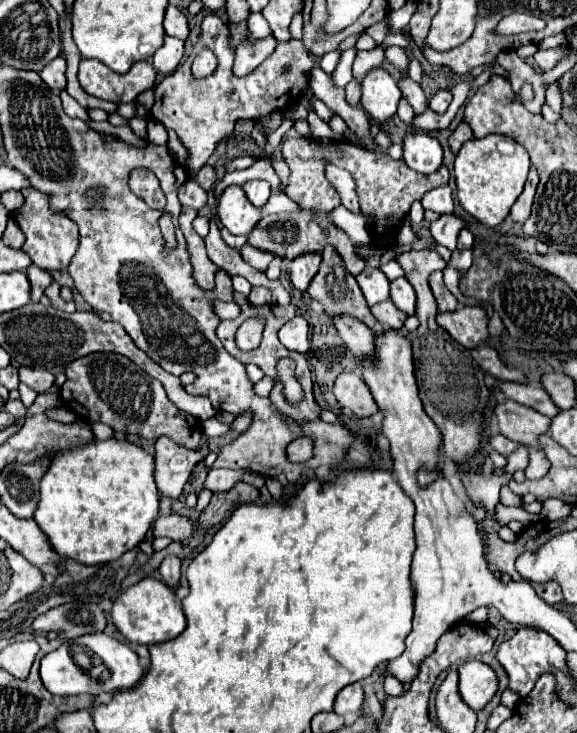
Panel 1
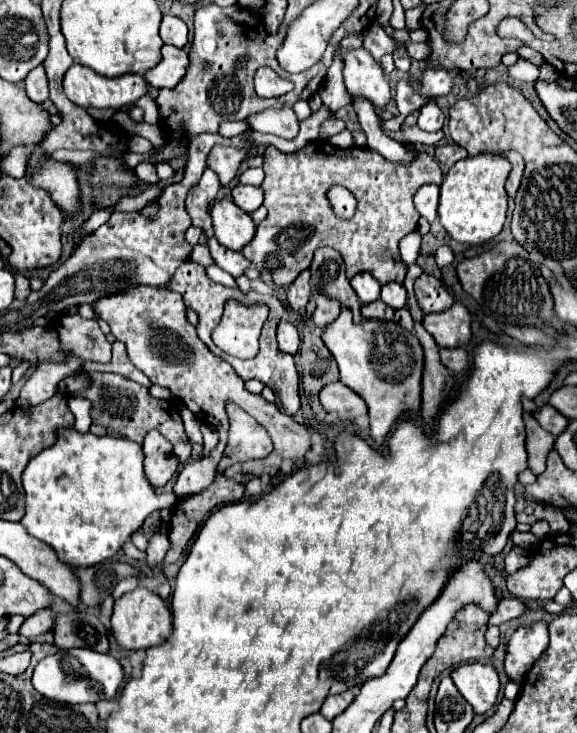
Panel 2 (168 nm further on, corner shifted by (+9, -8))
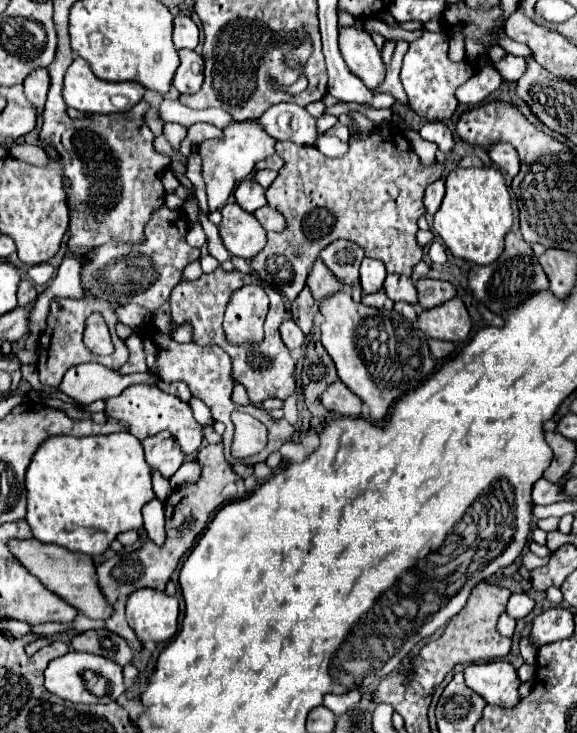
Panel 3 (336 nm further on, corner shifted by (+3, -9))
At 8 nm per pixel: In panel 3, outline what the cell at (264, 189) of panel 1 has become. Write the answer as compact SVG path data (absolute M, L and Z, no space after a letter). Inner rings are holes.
M245 178L237 190L235 190L235 200L237 204L247 210L247 212L255 212L257 208L265 206L267 200L265 200L265 188L261 184L257 184L255 180L251 178Z

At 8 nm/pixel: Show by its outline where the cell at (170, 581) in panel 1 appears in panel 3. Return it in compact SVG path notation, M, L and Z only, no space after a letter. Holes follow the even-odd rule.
M153 500L145 504L143 508L143 528L151 542L157 546L163 546L165 542L165 514L163 514L163 502Z

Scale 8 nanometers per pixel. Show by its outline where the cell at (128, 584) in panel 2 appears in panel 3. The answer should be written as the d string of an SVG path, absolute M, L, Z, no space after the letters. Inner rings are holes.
M123 598L113 604L113 616L107 618L107 628L111 632L117 632L119 636L123 636L133 646L133 650L141 648L141 642L137 640L137 636L133 636L133 630L129 628L129 624L125 620L125 600Z

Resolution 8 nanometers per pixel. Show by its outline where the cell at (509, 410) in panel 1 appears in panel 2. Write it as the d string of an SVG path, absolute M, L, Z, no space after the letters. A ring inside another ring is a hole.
M529 413L523 415L525 419L525 427L527 427L527 453L529 453L529 469L535 475L541 475L545 471L545 461L547 455L553 451L555 445L555 437L545 431L537 419Z

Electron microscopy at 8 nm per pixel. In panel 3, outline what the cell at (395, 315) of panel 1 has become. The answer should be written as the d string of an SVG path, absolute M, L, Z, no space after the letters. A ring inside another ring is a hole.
M385 292L367 294L367 296L363 296L361 302L363 302L365 306L373 306L373 308L379 308L379 310L391 310L391 308L393 308L393 302L385 296Z

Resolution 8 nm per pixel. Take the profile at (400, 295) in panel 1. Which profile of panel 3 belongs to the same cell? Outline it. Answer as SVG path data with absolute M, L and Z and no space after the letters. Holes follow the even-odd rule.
M387 274L383 290L393 302L403 300L403 302L409 302L409 304L417 304L417 290L415 290L415 284L413 284L413 280L409 276Z

